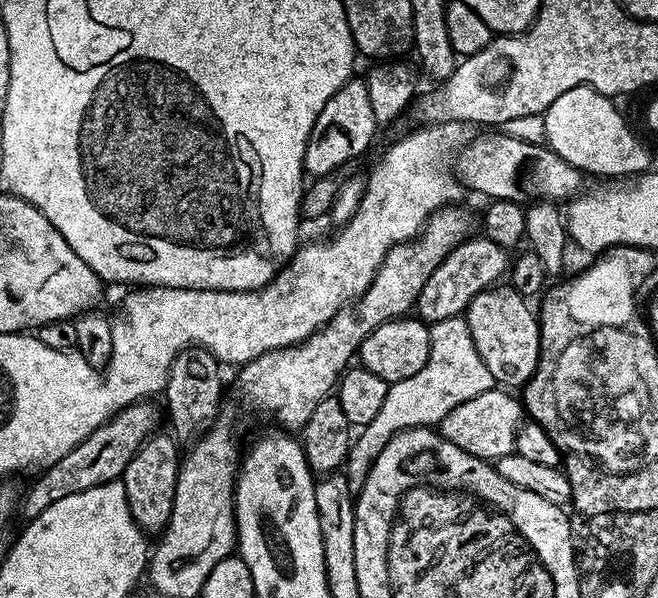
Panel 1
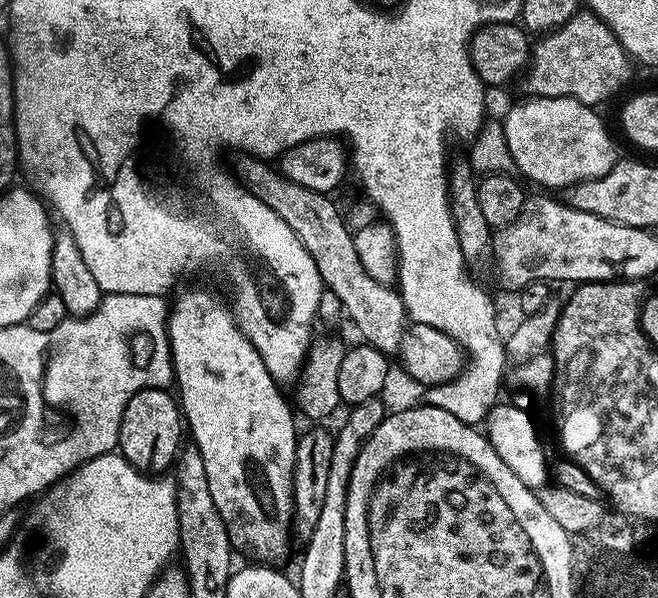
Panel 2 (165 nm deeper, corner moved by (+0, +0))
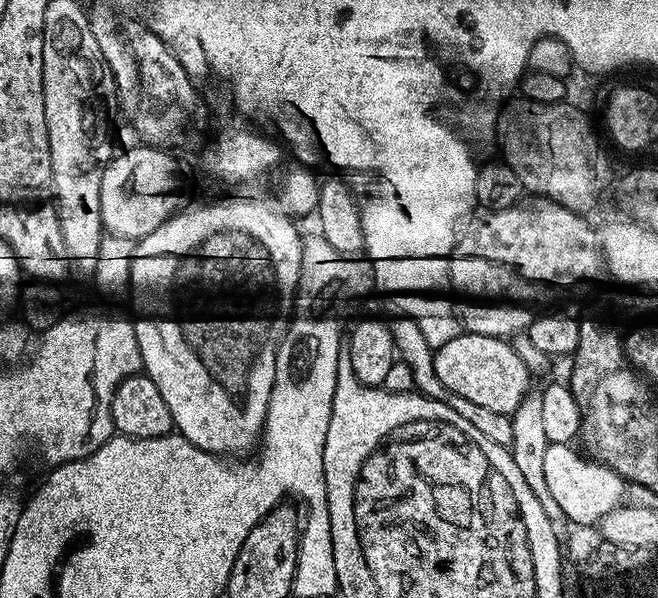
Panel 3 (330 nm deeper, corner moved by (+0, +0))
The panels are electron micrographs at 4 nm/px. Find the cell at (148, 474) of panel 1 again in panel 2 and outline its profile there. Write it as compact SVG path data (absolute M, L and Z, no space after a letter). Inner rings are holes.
M162 388L138 390L138 394L126 402L126 410L122 414L119 455L126 457L140 472L167 473L177 463L182 448L180 428L182 432L182 413L177 397L171 391Z

